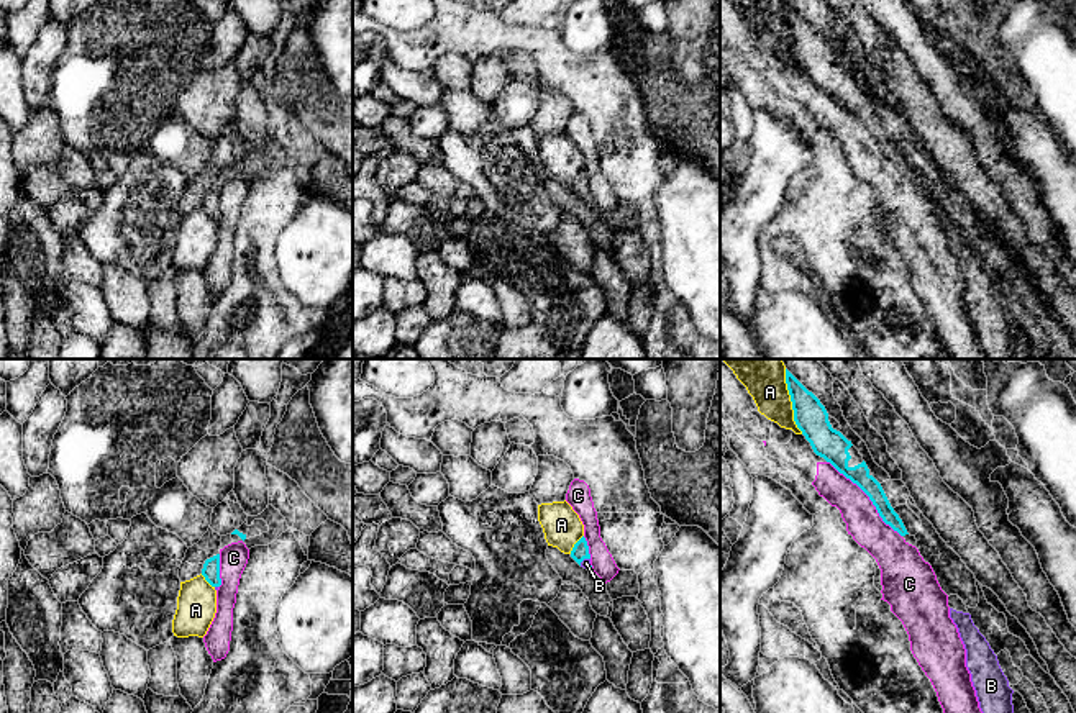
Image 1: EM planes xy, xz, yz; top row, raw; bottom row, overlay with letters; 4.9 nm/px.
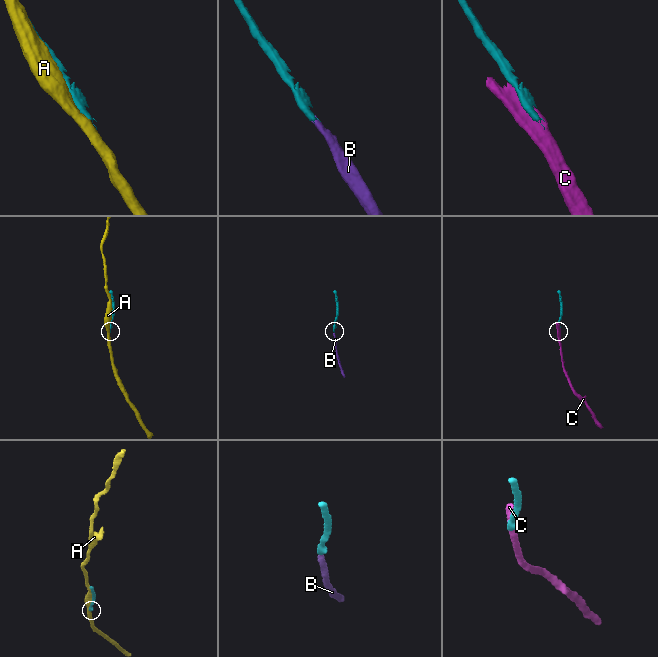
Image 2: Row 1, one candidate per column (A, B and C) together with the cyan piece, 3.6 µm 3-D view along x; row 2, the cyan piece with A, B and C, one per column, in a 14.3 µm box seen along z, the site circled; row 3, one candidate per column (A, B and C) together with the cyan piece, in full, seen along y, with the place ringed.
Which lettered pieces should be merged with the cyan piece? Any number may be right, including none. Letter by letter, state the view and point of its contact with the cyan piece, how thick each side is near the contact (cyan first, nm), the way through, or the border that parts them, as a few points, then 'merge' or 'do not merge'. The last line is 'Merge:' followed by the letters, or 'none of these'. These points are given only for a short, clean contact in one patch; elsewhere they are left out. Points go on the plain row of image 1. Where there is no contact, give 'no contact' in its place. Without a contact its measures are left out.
A: contact yz (791, 33); calibres 160 and 180 nm; do not merge
B: contact xz (584, 190); calibres 80 and 50 nm; way xz (581, 182), (584, 190), (586, 195); merge
C: contact yz (868, 128); calibres 110 and 170 nm; do not merge
Merge: B

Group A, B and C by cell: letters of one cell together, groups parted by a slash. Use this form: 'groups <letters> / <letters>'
groups A / B / C

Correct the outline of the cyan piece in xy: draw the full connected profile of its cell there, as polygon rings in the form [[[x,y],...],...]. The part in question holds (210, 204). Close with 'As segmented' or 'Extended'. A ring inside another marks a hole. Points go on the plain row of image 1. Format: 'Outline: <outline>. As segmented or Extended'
Outline: [[[220,187],[210,190],[205,193],[202,208],[212,220],[220,220],[221,211],[220,211]]]. As segmented

